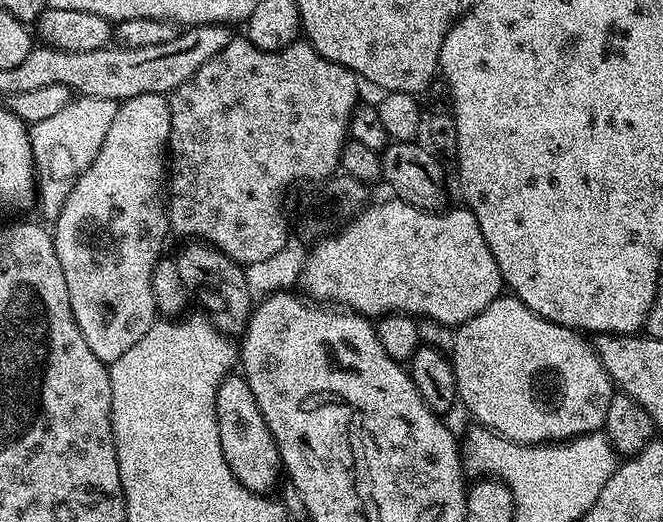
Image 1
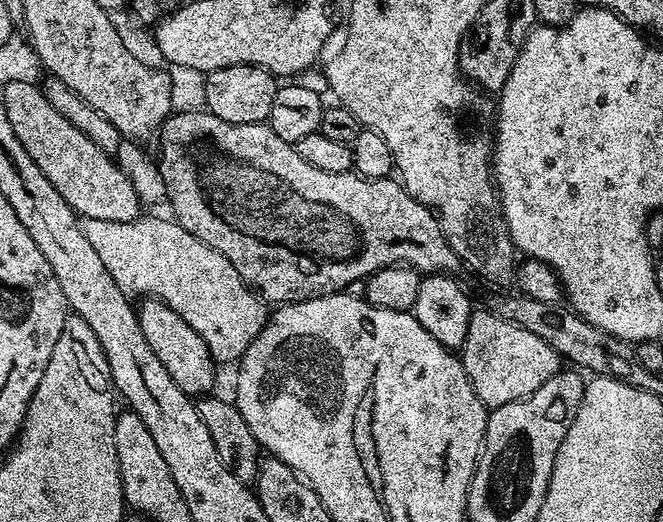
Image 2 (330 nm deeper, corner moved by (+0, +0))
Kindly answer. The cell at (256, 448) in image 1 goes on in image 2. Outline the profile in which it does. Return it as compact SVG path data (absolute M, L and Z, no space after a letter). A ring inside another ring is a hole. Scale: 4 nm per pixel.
M144 298L139 301L136 314L142 326L142 334L146 334L146 342L150 342L150 350L158 354L158 362L170 370L170 378L178 382L178 386L189 394L208 394L216 384L216 364L212 351L203 336L190 326L170 306L155 298ZM216 363L216 364L215 364ZM200 392L200 393L196 393Z

